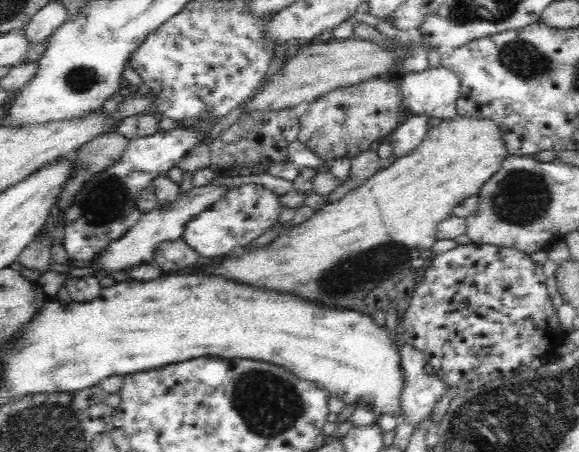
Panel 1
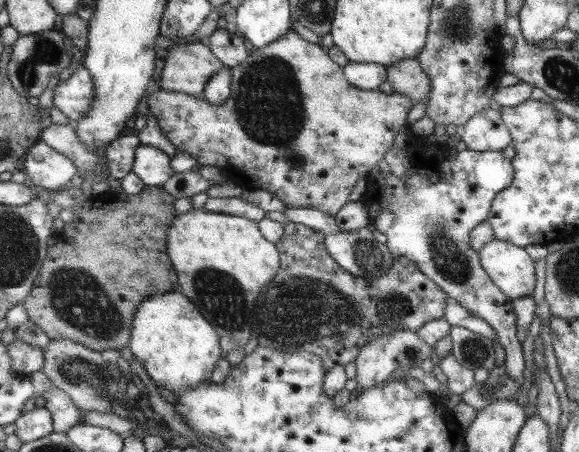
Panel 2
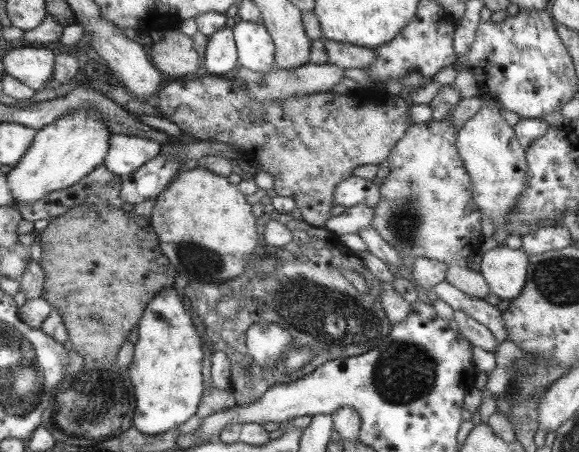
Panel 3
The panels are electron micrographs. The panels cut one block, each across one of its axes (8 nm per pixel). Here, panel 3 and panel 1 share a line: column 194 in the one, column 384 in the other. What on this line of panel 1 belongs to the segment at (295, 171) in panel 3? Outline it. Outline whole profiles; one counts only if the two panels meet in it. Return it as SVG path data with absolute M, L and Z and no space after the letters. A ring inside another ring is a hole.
M380 77L362 80L361 83L352 84L352 86L340 87L333 91L323 94L315 101L304 106L301 109L299 117L299 128L297 139L306 145L318 159L324 160L325 163L332 164L339 158L353 159L360 153L370 150L370 144L380 142L383 137L392 134L398 126L398 117L404 112L400 94L396 84L390 80L384 80Z

